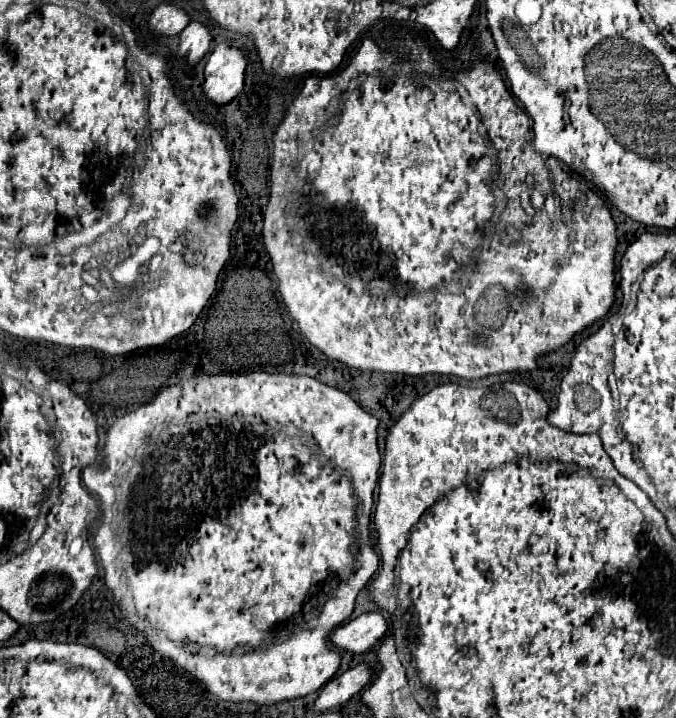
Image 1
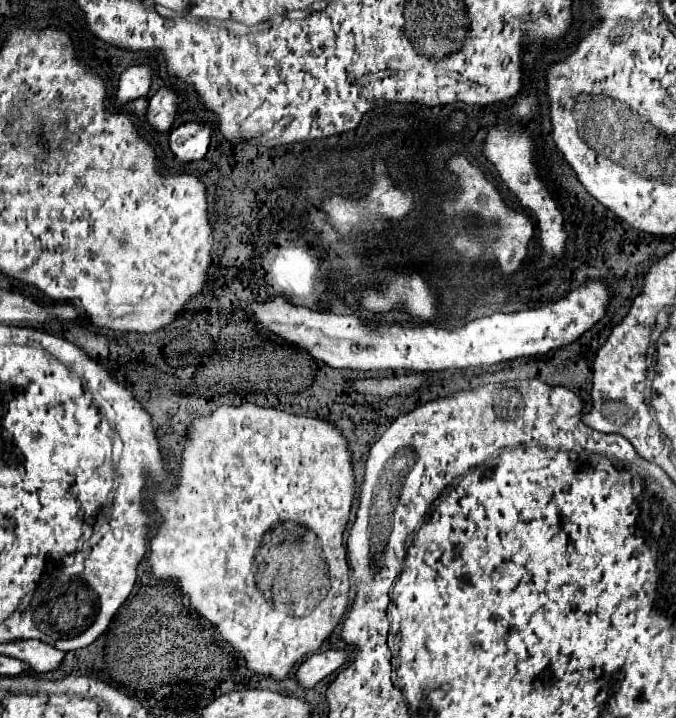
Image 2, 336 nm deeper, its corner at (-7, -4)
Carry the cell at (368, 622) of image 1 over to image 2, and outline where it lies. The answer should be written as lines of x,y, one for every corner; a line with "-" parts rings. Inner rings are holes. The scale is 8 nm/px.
326,650
318,652
306,658
306,662
296,670
296,678
302,686
312,688
316,682
320,682
324,676
338,670
342,664
346,664
352,658
352,650

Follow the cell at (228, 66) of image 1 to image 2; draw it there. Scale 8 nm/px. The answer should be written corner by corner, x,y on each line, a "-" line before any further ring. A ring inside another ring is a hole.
184,122
170,134
170,148
180,162
200,160
208,152
210,144
210,124
208,122

